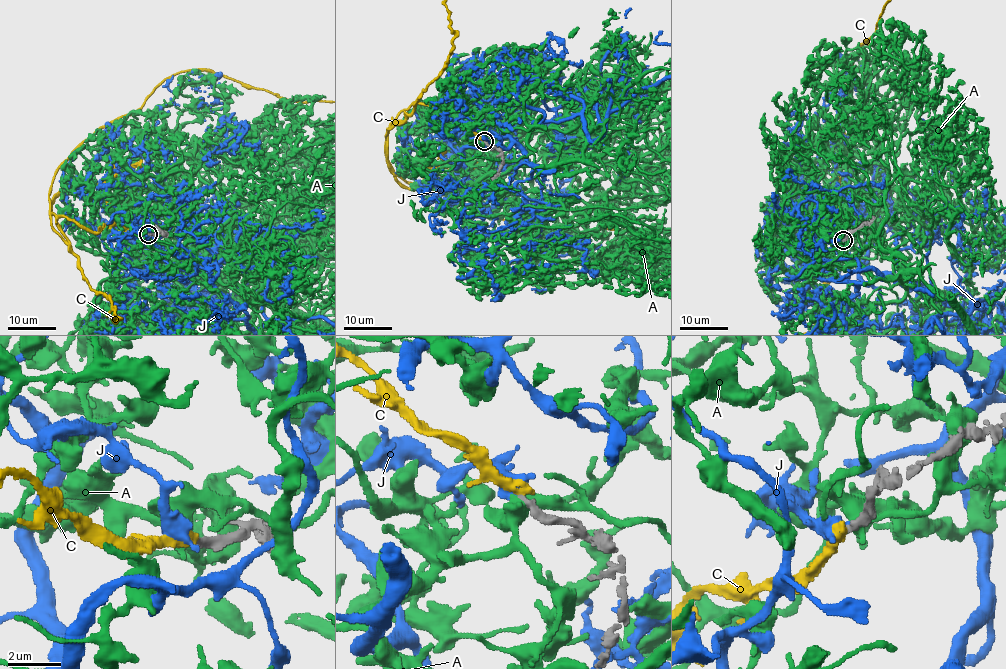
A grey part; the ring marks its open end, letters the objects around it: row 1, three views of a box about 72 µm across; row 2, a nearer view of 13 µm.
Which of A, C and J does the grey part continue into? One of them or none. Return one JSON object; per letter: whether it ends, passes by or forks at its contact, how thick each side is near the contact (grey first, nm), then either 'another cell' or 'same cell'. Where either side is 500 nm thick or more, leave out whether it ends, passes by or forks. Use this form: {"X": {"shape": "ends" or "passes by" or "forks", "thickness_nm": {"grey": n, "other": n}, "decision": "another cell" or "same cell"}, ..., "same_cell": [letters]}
{"A": {"shape": "passes by", "thickness_nm": {"grey": 300, "other": 480}, "decision": "another cell"}, "C": {"shape": "ends", "thickness_nm": {"grey": 280, "other": 380}, "decision": "same cell"}, "J": {"shape": "passes by", "thickness_nm": {"grey": 300, "other": 320}, "decision": "another cell"}, "same_cell": ["C"]}

